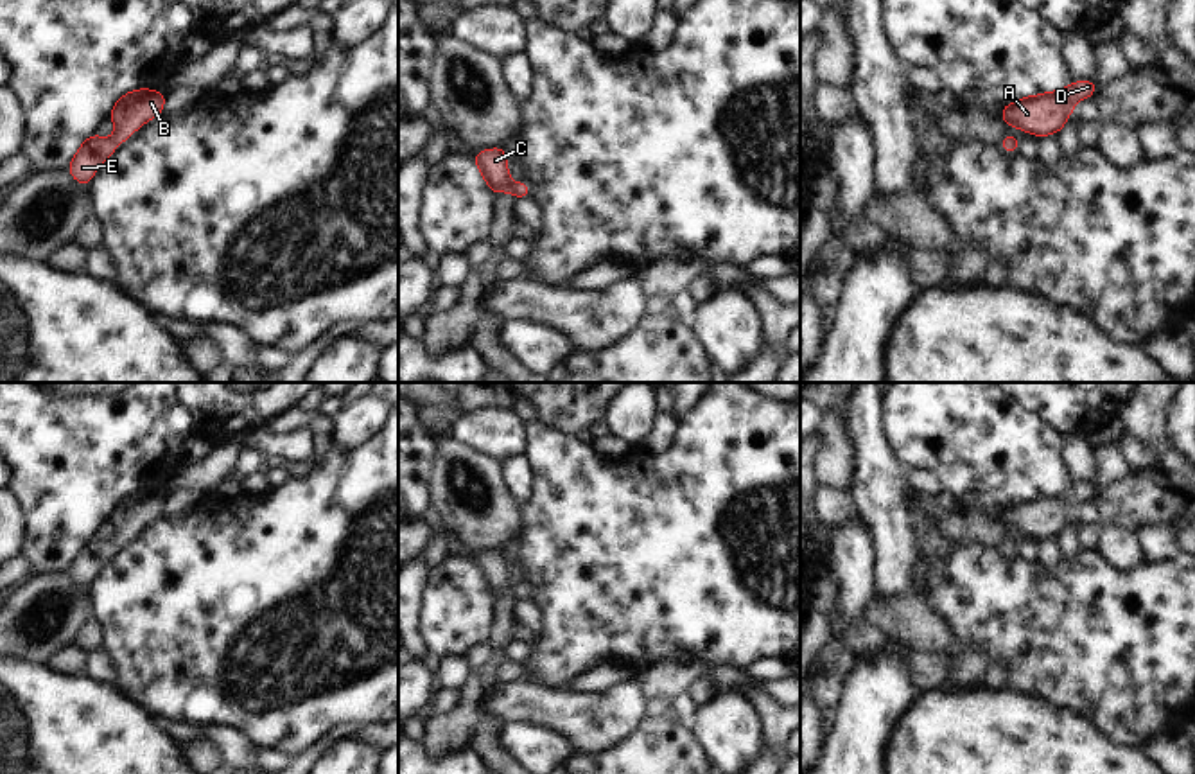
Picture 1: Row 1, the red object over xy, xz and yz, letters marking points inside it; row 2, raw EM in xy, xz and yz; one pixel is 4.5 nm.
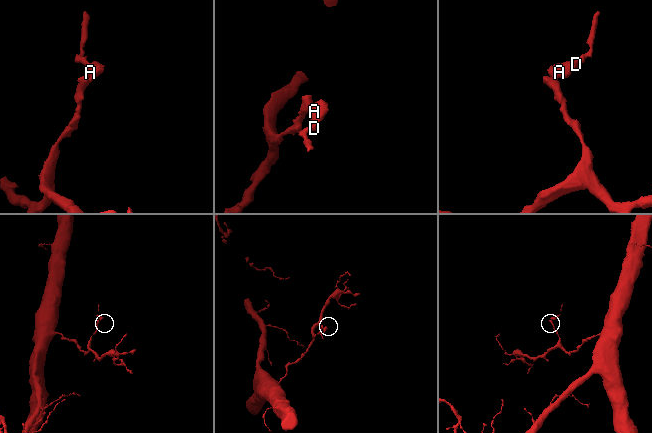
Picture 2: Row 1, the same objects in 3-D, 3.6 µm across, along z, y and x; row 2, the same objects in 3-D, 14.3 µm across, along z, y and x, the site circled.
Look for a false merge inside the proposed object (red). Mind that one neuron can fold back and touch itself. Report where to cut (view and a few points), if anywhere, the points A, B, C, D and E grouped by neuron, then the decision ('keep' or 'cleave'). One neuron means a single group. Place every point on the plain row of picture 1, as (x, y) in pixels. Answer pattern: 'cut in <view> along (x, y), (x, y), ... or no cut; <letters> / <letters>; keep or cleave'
no cut; A B C D E; keep

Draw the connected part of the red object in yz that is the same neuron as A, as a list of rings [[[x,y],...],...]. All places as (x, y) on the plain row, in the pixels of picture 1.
[[[1073,483],[1068,490],[1030,497],[1007,506],[999,519],[1037,541],[1057,537],[1068,524],[1075,506],[1096,496],[1095,483]]]

